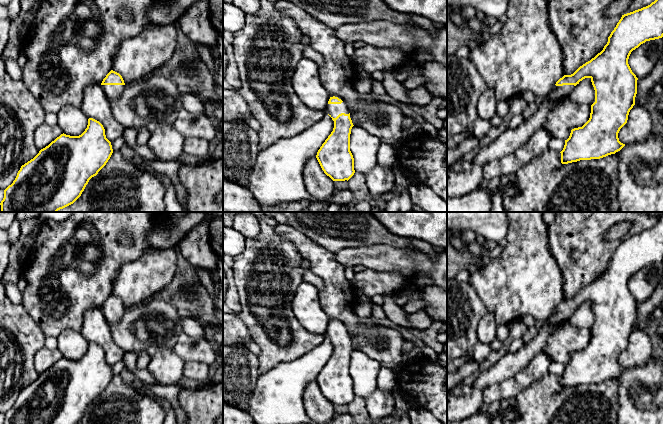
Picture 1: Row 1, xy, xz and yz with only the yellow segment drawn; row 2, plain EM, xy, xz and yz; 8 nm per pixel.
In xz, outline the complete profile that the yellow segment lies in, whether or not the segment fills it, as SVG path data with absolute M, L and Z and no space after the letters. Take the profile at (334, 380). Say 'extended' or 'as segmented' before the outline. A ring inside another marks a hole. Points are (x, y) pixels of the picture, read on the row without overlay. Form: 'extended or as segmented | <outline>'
extended | M330 320L326 338L334 345L334 352L317 376L316 382L333 405L349 404L355 397L354 382L350 375L350 358L354 350L347 328Z

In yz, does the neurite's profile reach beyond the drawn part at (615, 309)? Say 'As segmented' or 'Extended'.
Extended

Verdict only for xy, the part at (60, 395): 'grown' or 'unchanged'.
unchanged

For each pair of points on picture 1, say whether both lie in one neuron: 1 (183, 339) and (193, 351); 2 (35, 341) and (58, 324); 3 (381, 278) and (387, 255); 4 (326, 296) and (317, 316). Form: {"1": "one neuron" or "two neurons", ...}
{"1": "one neuron", "2": "two neurons", "3": "two neurons", "4": "two neurons"}

